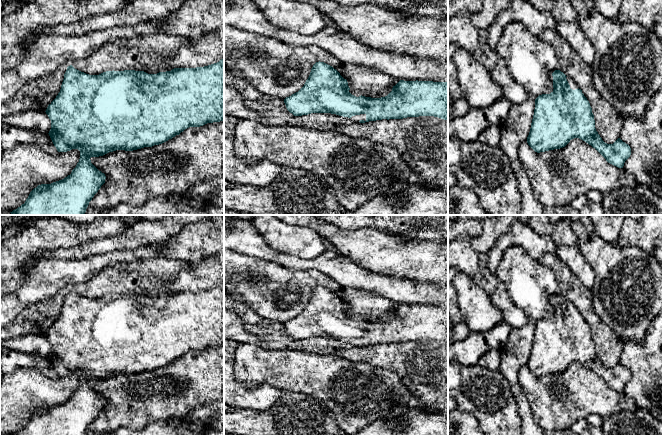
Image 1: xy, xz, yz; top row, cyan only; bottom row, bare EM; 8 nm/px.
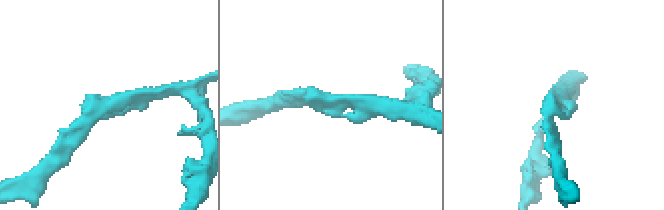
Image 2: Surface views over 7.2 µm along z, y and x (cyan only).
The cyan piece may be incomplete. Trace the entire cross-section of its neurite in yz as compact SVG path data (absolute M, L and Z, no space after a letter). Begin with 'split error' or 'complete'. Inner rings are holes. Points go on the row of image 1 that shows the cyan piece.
split error; M555 70L553 76L553 91L550 94L539 95L535 99L534 115L531 123L528 145L537 153L565 147L572 139L579 138L595 148L608 163L623 168L625 161L631 155L628 144L618 138L613 144L605 143L595 128L594 115L589 101L571 77L560 70Z

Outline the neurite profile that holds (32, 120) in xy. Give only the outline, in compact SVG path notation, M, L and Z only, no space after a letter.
M27 110L13 115L1 117L1 123L17 127L21 130L49 133L51 120L45 111Z

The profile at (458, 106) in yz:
M448 43L448 123L464 116L471 108L460 88L458 70L453 60L458 49L456 44Z

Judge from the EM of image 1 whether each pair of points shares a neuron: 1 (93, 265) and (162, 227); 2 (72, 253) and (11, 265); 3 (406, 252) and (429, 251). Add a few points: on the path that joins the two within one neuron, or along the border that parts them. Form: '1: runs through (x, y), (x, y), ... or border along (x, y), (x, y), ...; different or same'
1: border along (143, 245), (137, 248), (108, 251), (97, 255); different
2: border along (55, 249), (38, 252), (32, 259); different
3: runs through (412, 252), (423, 252); same

